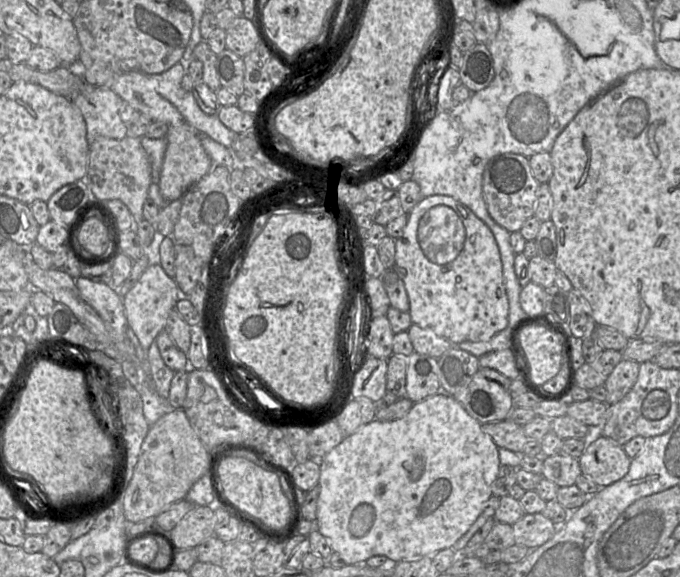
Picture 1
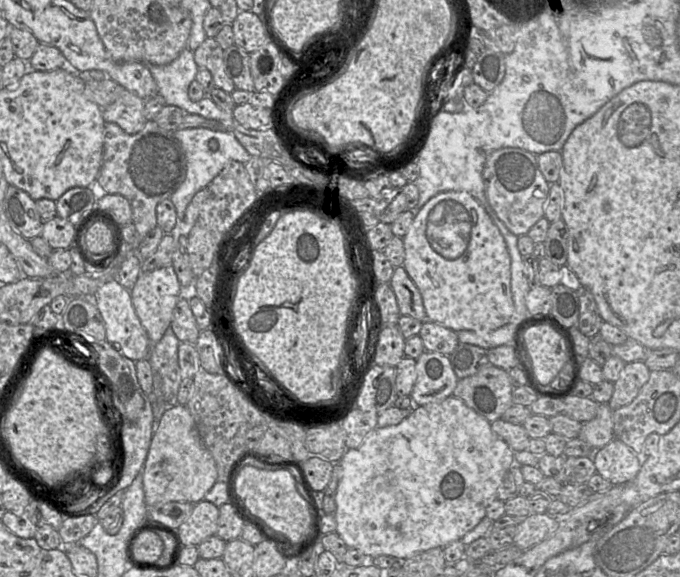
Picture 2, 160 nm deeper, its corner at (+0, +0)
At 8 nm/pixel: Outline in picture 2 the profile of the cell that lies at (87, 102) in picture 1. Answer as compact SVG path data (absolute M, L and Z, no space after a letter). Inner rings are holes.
M127 90L102 109L105 122L116 123L128 134L138 133L147 122L144 116L144 99Z

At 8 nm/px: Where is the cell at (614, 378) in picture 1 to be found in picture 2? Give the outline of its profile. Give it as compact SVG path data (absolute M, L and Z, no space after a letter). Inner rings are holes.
M644 361L626 363L613 383L613 394L608 402L610 408L615 410L631 403L649 380L650 372Z

